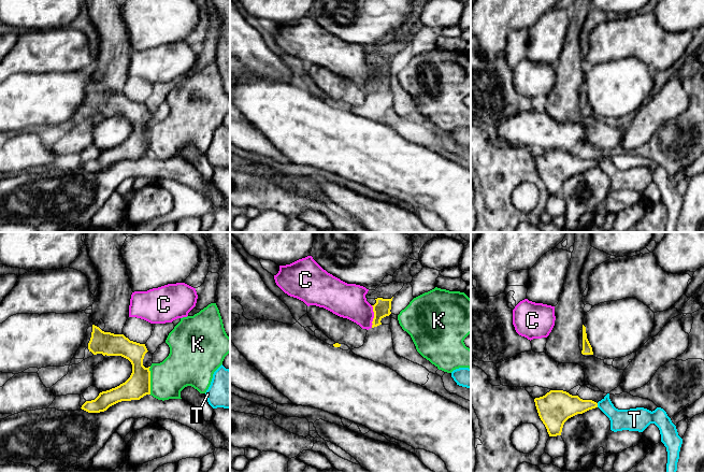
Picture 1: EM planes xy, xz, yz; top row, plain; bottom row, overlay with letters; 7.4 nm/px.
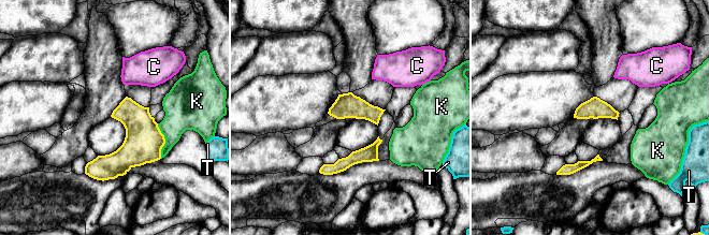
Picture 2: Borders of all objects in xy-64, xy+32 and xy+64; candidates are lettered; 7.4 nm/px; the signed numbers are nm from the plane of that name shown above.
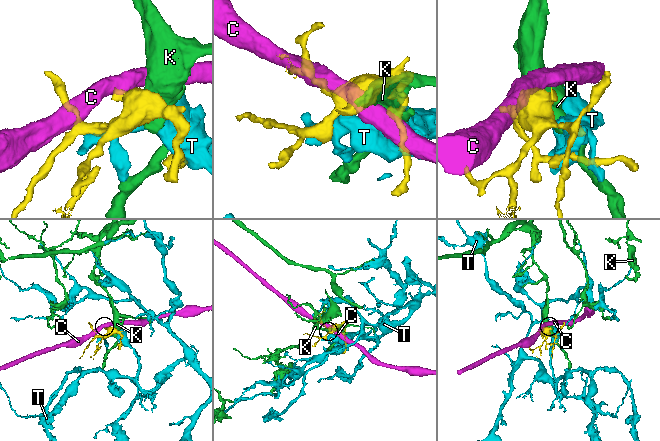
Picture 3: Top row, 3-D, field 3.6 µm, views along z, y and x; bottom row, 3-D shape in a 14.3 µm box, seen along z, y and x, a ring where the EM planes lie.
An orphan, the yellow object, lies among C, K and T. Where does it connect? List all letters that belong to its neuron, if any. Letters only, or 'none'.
none

